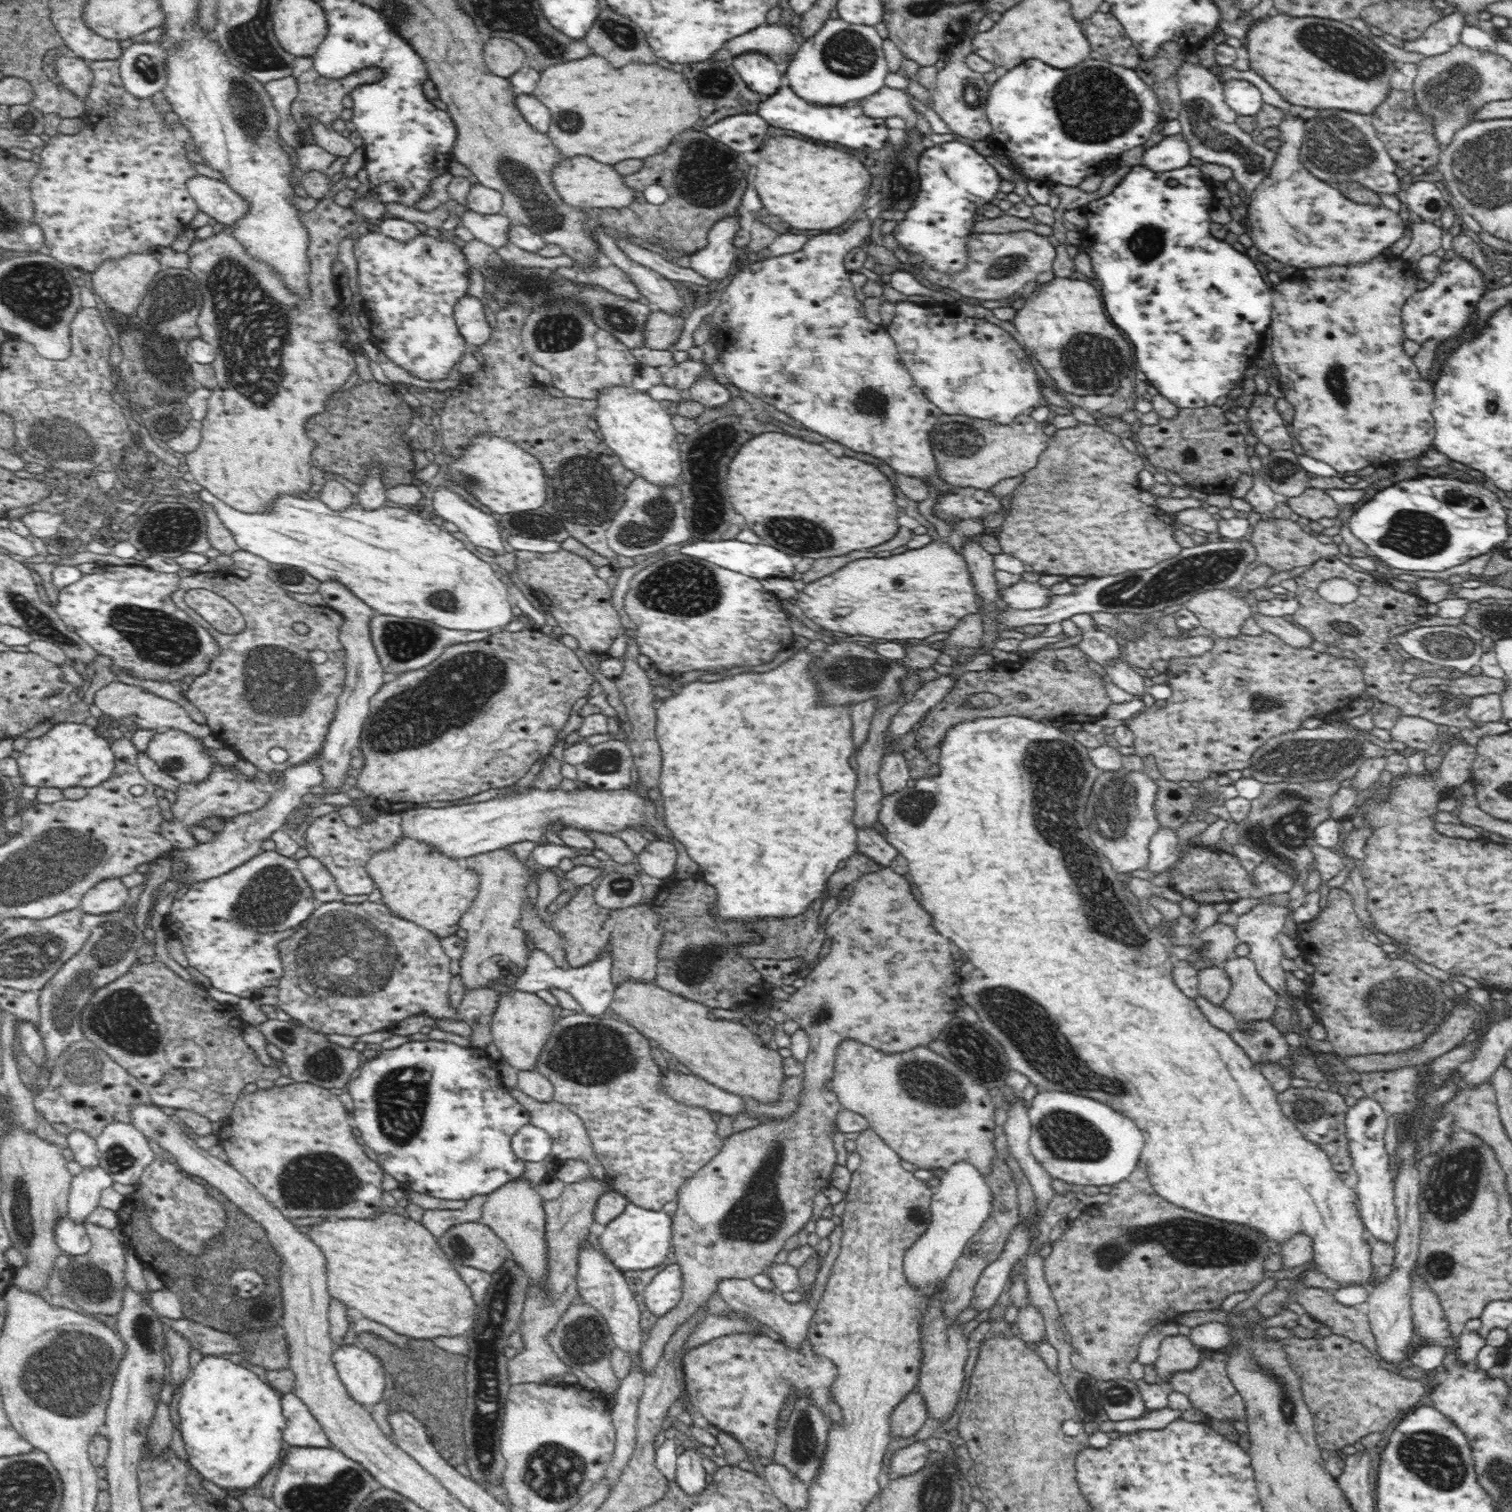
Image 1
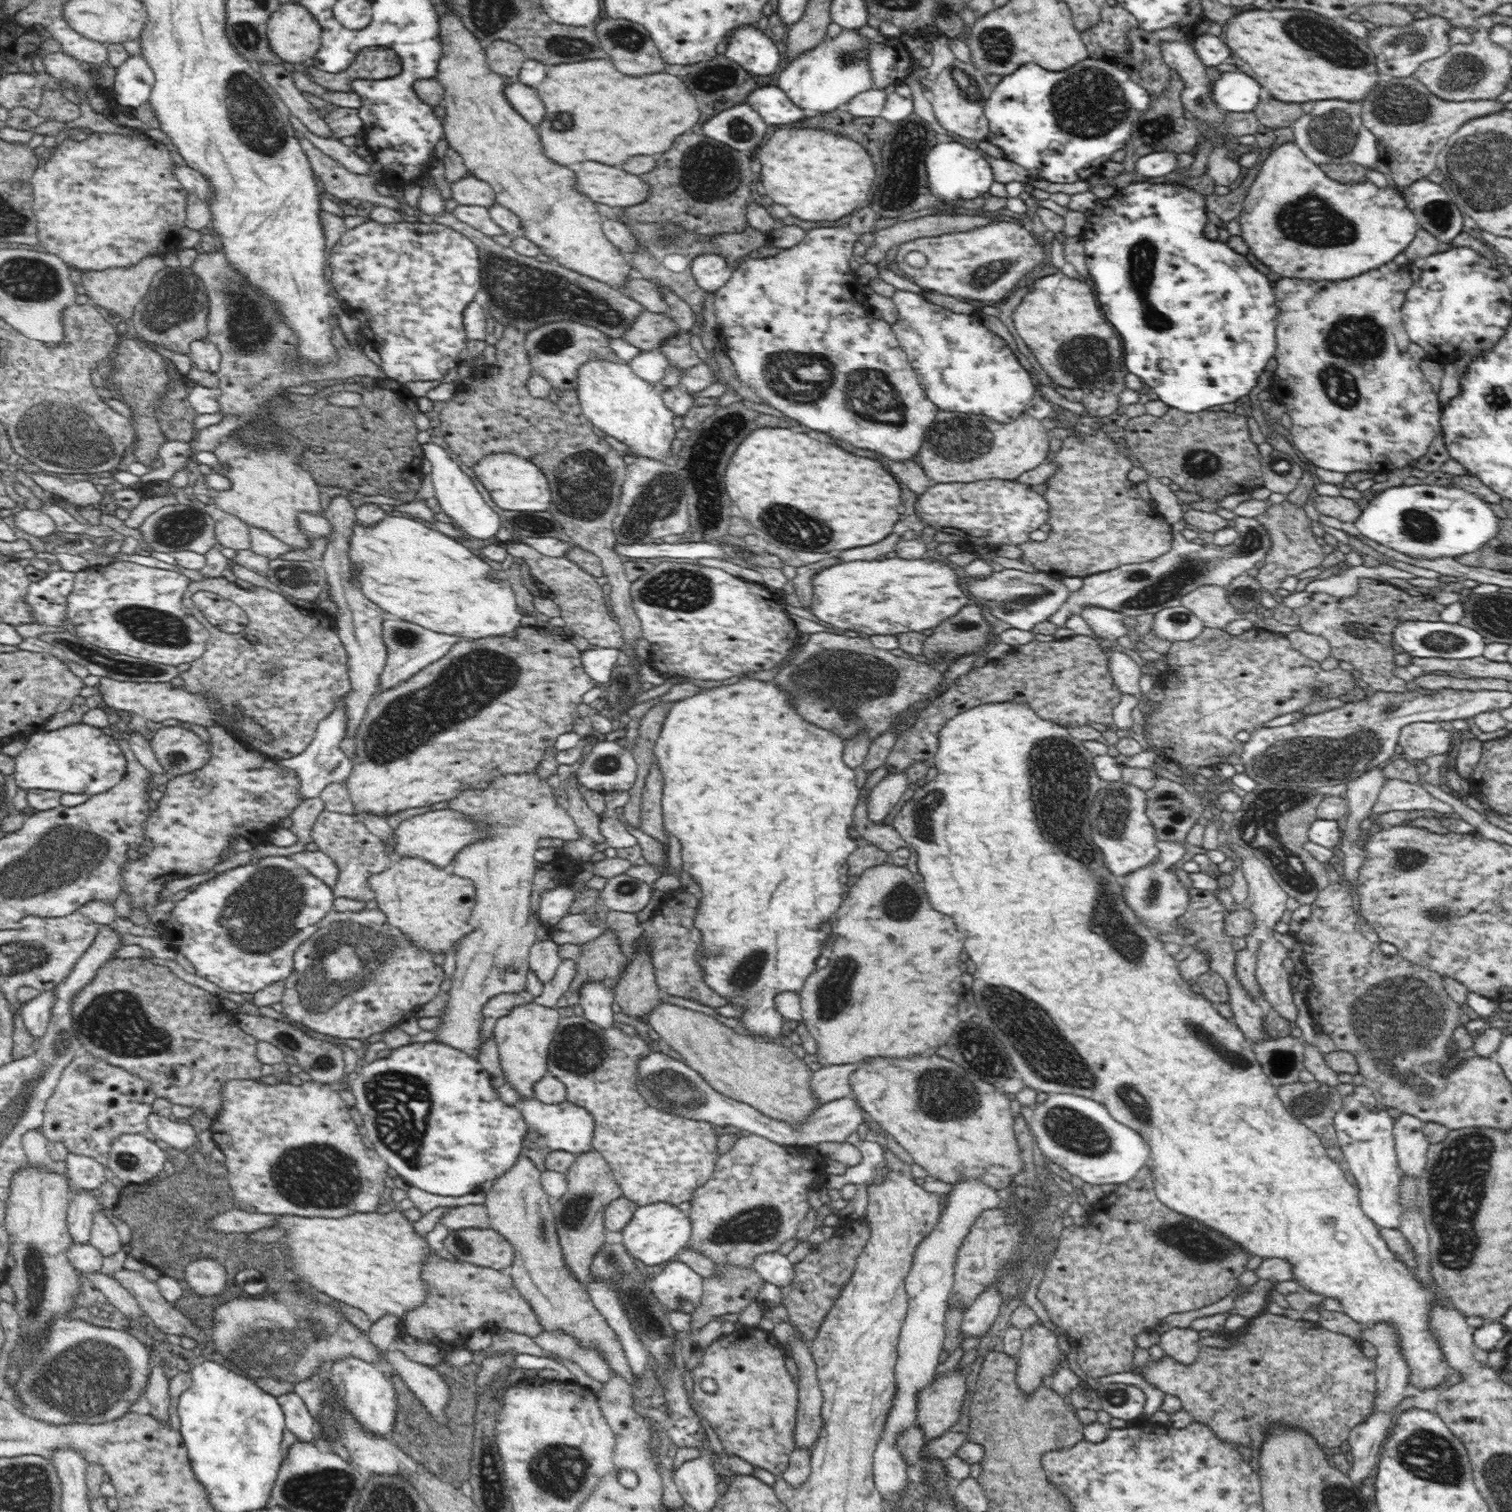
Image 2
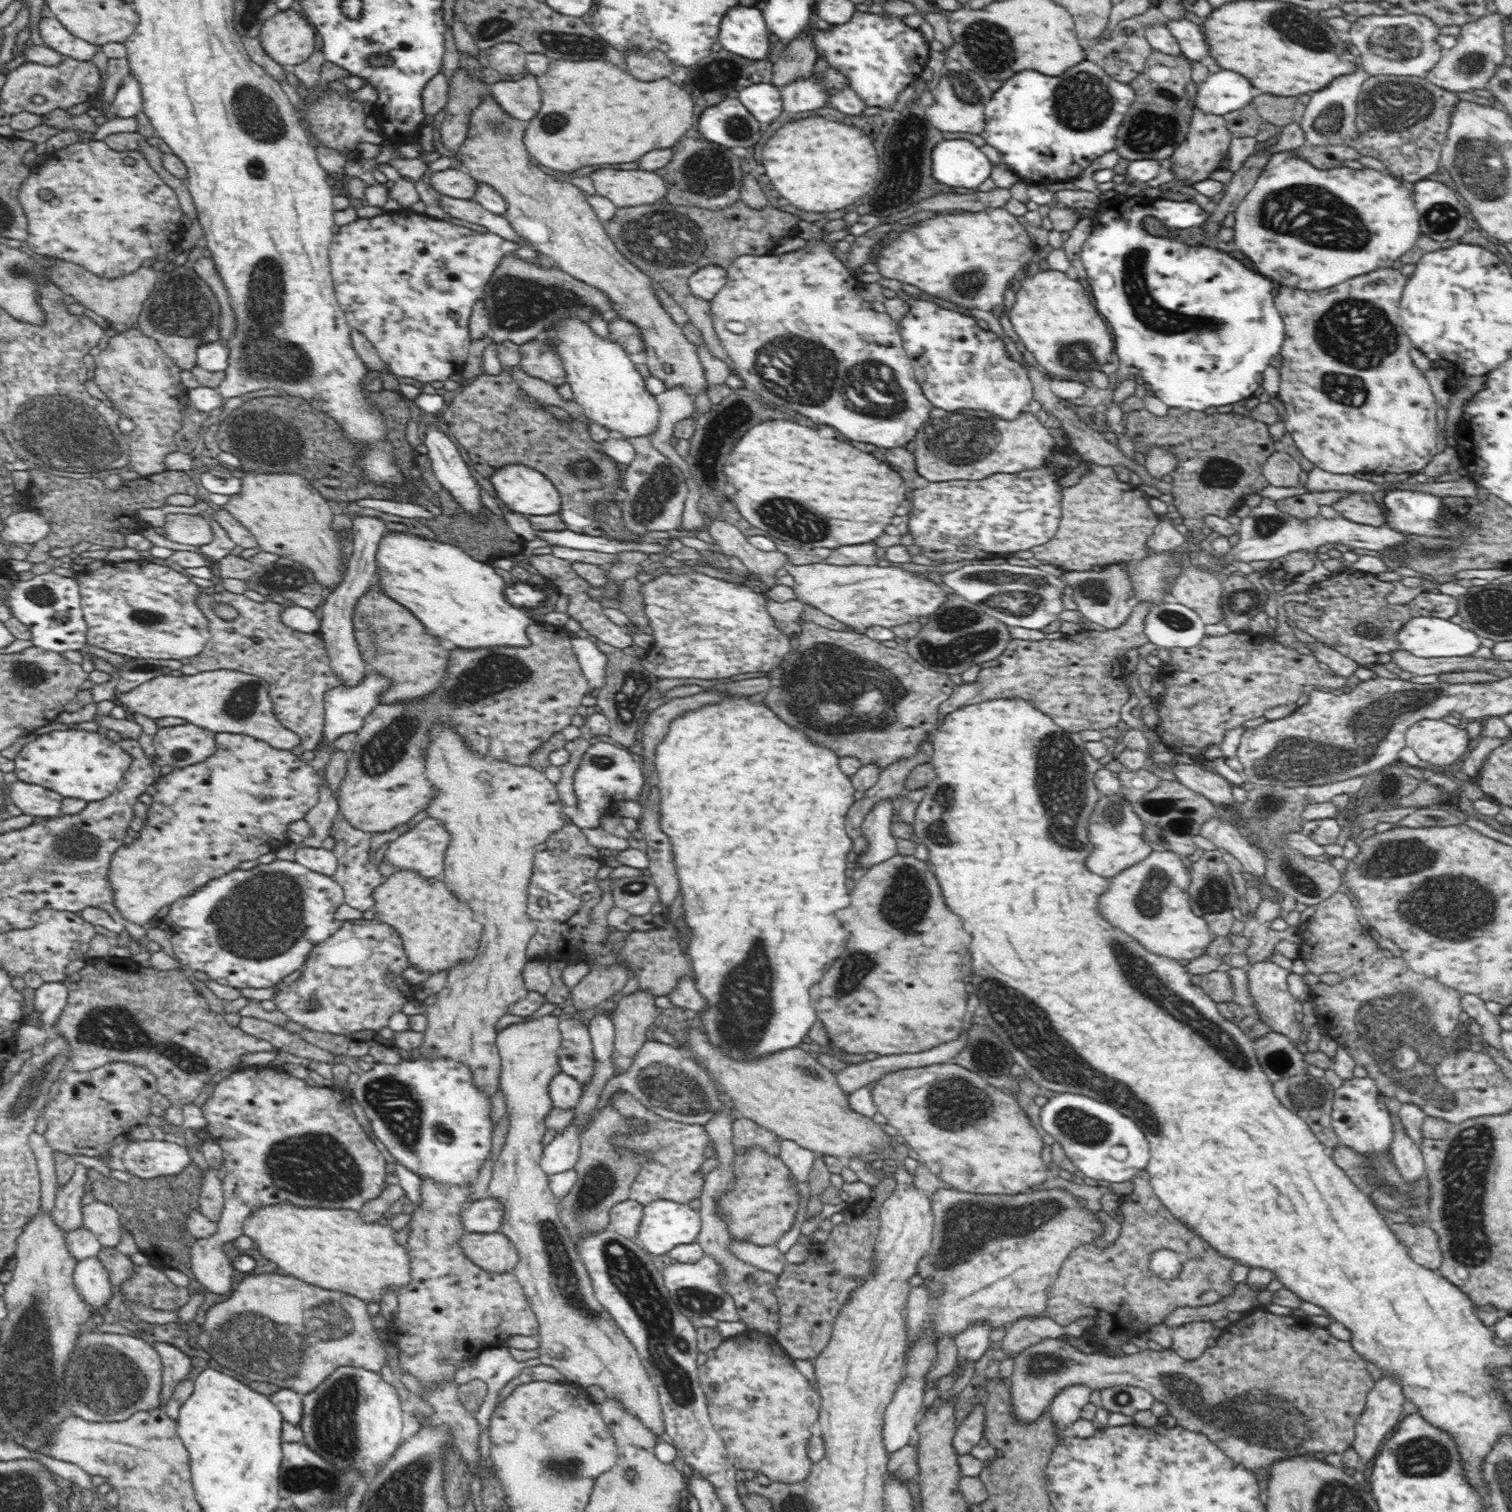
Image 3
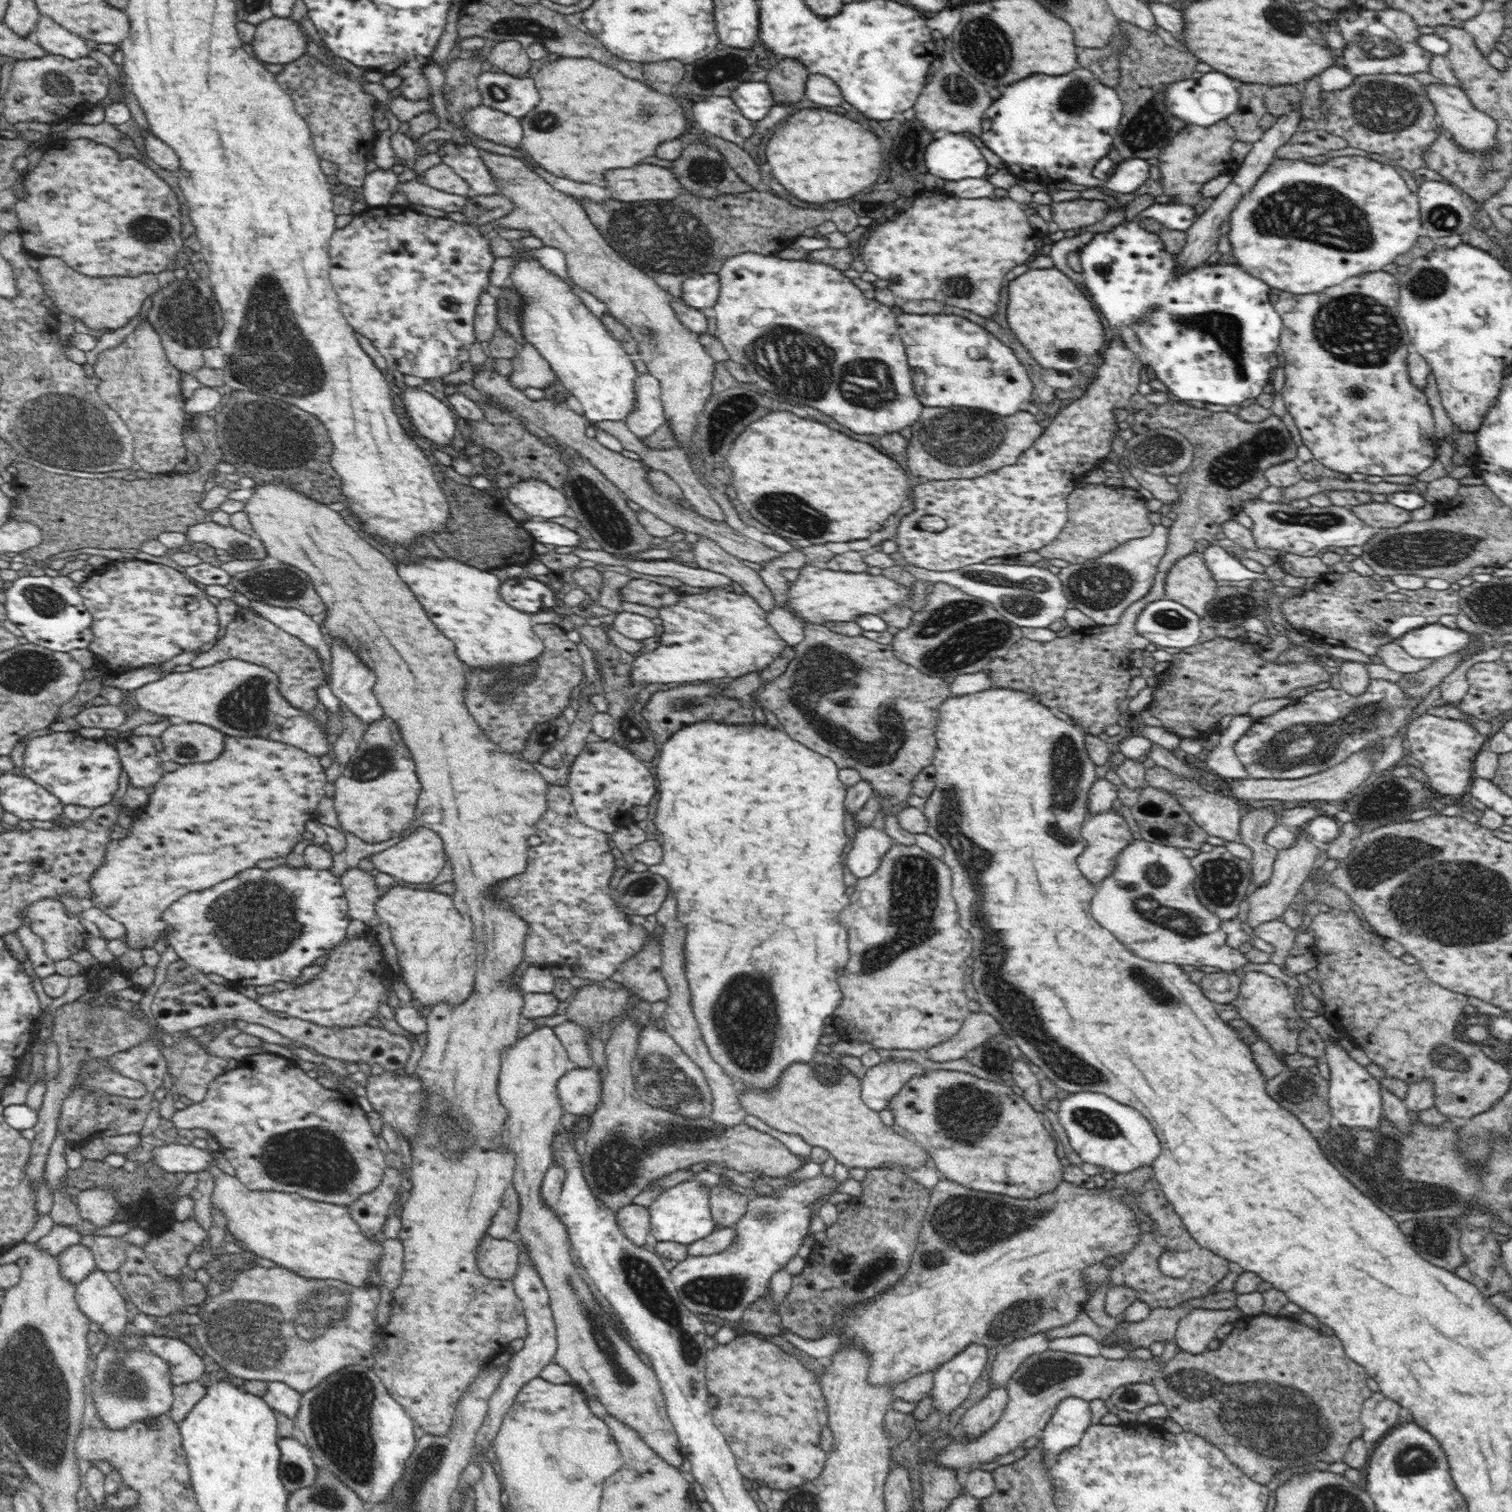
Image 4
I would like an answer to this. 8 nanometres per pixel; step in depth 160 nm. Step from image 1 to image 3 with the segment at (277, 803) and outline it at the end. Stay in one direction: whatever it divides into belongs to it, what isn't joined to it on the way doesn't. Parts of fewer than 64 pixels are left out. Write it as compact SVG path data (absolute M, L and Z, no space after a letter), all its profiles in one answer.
M369 670L369 676L363 679L362 683L359 683L354 687L338 686L328 690L324 696L325 707L325 720L322 731L322 737L319 744L314 748L315 757L309 761L303 759L316 769L316 773L321 774L325 770L325 766L335 758L336 748L333 746L334 740L342 734L348 734L349 732L358 732L364 725L364 720L377 708L380 704L379 697L382 696L382 692L390 690L390 679L378 675Z

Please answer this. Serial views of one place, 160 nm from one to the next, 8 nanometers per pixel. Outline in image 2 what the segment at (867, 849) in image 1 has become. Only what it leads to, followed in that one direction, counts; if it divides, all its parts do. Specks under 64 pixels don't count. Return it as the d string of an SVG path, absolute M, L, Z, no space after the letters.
M883 764L880 768L868 774L867 781L858 796L858 804L854 808L852 816L853 826L861 837L868 840L872 845L878 846L882 851L890 854L892 851L906 847L906 841L902 835L892 827L892 825L876 824L868 818L867 801L873 788L880 783L887 775L887 765Z

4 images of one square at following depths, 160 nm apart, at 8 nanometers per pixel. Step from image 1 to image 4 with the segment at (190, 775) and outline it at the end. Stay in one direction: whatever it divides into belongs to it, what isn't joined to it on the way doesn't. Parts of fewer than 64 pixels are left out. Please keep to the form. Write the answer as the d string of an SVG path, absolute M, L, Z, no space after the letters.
M175 721L160 735L164 756L181 765L210 762L224 752L227 736L198 722Z

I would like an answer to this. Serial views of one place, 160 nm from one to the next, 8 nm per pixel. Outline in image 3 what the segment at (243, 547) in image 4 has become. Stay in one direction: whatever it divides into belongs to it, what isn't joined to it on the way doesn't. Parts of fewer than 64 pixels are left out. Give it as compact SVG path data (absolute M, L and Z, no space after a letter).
M167 514L165 516L164 537L180 544L204 546L214 540L214 531L207 514Z

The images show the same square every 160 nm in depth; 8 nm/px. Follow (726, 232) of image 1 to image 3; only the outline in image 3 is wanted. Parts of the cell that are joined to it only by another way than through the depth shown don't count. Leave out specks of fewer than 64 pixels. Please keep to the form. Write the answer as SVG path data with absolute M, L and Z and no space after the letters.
M715 264L699 268L687 281L689 292L702 301L713 300L717 292L726 284L727 270Z

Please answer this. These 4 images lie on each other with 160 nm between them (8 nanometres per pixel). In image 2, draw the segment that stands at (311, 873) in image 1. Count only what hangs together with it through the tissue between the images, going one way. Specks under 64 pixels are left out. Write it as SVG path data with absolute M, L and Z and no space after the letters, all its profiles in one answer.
M304 851L294 852L290 859L294 859L300 866L310 871L312 875L326 883L326 885L333 888L338 878L338 867L330 856L324 854L322 851Z

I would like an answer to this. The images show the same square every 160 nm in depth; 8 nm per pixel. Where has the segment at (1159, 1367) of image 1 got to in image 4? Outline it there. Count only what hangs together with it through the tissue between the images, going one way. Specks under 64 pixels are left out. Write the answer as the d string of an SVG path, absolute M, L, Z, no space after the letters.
M1237 1306L1228 1310L1192 1309L1179 1320L1174 1340L1180 1350L1202 1354L1208 1350L1208 1343L1216 1339L1216 1330L1222 1324L1233 1323L1242 1315Z

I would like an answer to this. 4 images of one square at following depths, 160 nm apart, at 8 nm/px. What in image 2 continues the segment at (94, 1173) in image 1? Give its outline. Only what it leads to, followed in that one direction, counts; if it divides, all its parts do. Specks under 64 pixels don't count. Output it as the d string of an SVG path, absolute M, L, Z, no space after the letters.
M79 1191L72 1194L67 1211L67 1227L73 1242L89 1243L94 1213L101 1208L101 1199L96 1192Z

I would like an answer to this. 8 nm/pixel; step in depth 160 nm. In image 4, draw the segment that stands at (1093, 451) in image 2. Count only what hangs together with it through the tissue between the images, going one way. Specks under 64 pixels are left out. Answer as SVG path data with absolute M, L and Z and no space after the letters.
M1087 484L1084 488L1075 488L1068 494L1067 509L1069 521L1063 531L1050 544L1043 546L1038 553L1045 560L1060 558L1072 564L1082 564L1086 559L1096 558L1102 553L1116 548L1119 544L1133 538L1144 538L1152 534L1153 525L1148 519L1150 511L1146 508L1146 499L1136 488L1112 488L1104 484Z

